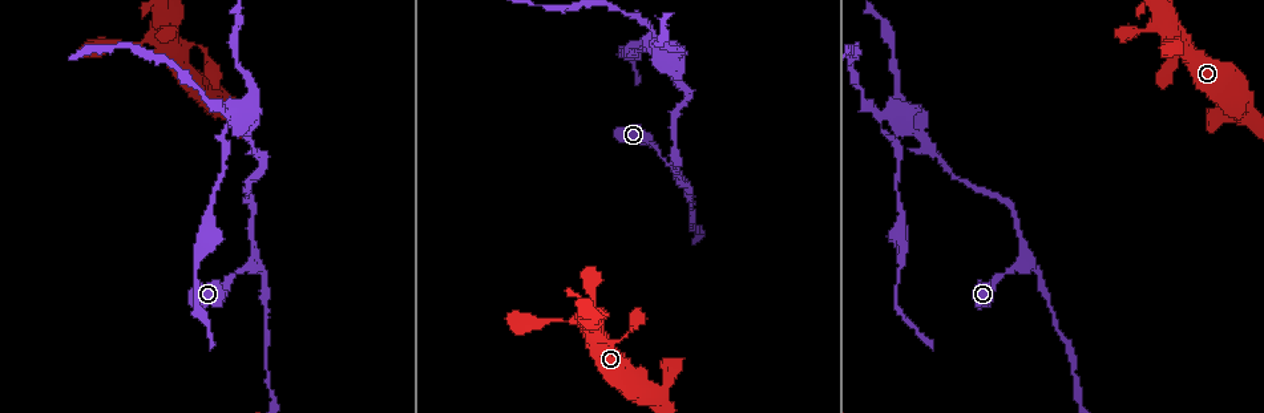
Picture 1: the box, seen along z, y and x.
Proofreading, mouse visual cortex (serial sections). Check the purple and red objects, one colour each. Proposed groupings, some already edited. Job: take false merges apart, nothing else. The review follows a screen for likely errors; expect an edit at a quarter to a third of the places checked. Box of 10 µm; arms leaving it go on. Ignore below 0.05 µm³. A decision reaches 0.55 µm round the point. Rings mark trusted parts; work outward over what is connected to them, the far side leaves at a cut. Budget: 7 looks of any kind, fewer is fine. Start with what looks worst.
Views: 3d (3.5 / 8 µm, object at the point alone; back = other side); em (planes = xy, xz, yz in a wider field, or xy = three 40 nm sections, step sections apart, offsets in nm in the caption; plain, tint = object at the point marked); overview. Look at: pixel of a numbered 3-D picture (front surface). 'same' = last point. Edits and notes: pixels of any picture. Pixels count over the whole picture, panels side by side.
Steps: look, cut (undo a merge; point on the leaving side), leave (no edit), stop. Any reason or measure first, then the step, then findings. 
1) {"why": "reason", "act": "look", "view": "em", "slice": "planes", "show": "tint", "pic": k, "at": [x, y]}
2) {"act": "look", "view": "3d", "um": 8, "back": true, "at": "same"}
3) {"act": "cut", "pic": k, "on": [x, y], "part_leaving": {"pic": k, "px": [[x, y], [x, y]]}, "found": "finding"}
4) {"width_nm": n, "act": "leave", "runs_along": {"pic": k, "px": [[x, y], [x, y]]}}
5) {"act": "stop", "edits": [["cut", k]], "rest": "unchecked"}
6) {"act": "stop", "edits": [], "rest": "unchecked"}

{"why": "calibre changes", "act": "look", "view": "3d", "um": 3.5, "back": true, "pic": 1, "at": [254, 261]}

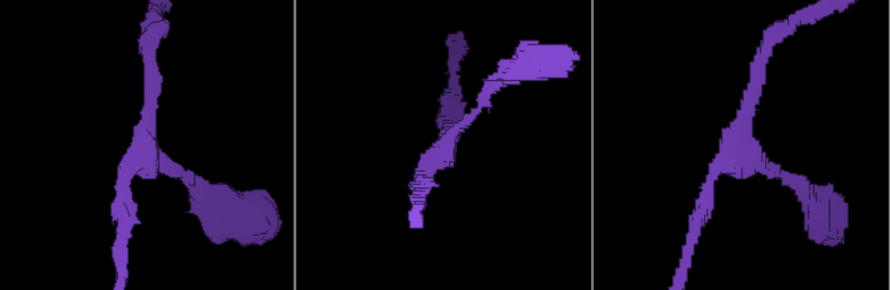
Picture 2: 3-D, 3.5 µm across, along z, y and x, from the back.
{"arms": 3, "arm_widths_nm": [150, 150, 200], "why": "now the EM", "act": "look", "view": "em", "slice": "xy", "step": 5, "show": "plain", "pic": 2, "at": [148, 154]}

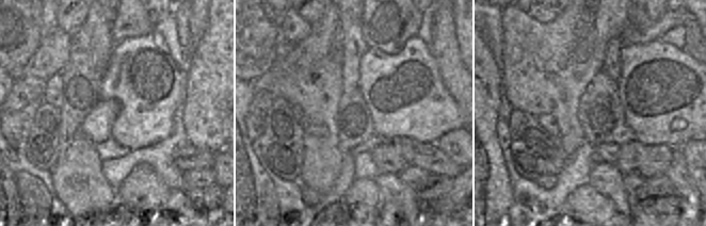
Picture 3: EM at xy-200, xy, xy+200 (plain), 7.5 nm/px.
{"why": "where the object lies", "act": "look", "view": "em", "slice": "xy", "step": 5, "show": "tint", "at": "same"}

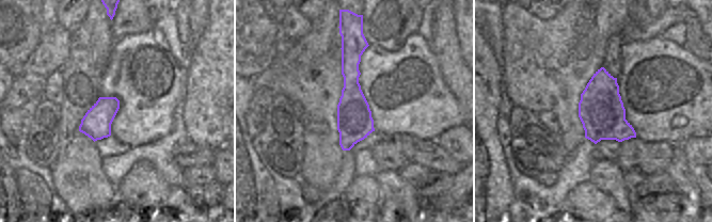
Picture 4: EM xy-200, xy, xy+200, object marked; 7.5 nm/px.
{"act": "leave", "runs_along": {"pic": 4, "px": [[346, 41], [350, 133], [345, 147]]}, "found": "all the same cell"}

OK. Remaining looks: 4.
{"why": "looks like a crossing", "act": "look", "view": "3d", "um": 3.5, "pic": 1, "at": [662, 53]}

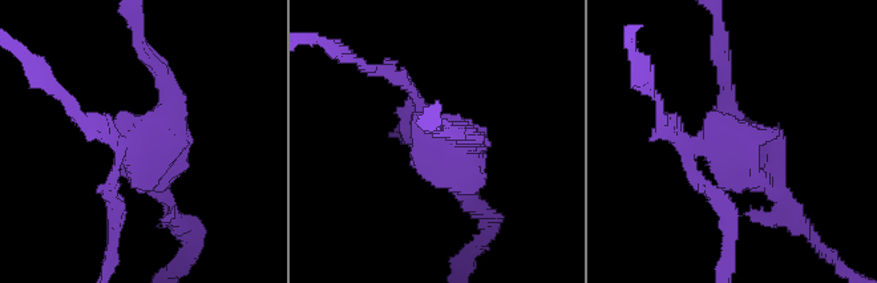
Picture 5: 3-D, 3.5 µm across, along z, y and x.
{"act": "look", "view": "em", "slice": "xy", "step": 5, "show": "tint", "pic": 5, "at": [141, 147]}

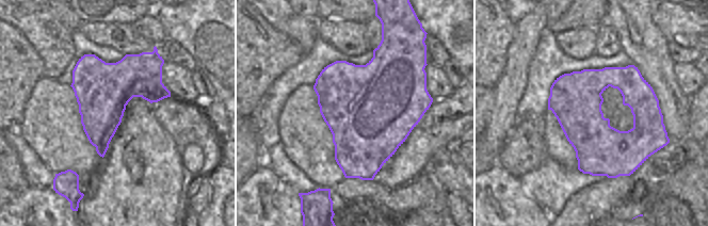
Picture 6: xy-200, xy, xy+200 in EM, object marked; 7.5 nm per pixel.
{"act": "cut", "pic": 5, "on": [93, 117], "part_leaving": {"pic": 5, "px": [[121, 153], [109, 190], [109, 267]]}, "found": "a second cell is stuck on"}

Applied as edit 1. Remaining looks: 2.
{"why": "sharp bend", "act": "look", "view": "3d", "um": 3.5, "pic": 1, "at": [664, 390]}

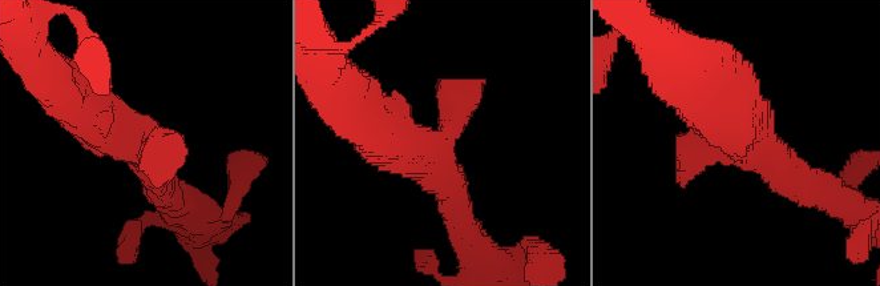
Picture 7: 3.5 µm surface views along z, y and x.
{"why": "need the tissue", "act": "look", "view": "em", "slice": "xy", "step": 1, "show": "tint", "pic": 7, "at": [143, 137]}

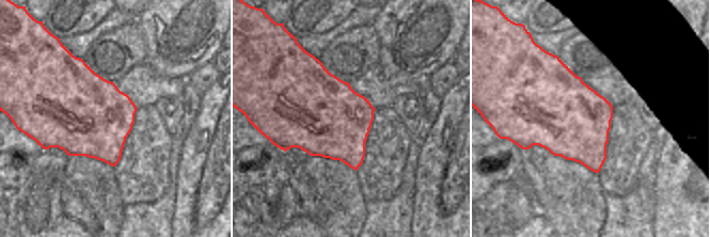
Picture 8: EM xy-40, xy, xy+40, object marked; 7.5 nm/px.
{"act": "leave", "runs_along": {"pic": 7, "px": [[76, 105], [153, 142], [161, 188]]}, "found": "all the same cell"}

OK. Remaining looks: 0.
{"act": "stop", "edits": [["cut", 5]], "rest": "unchecked"}

